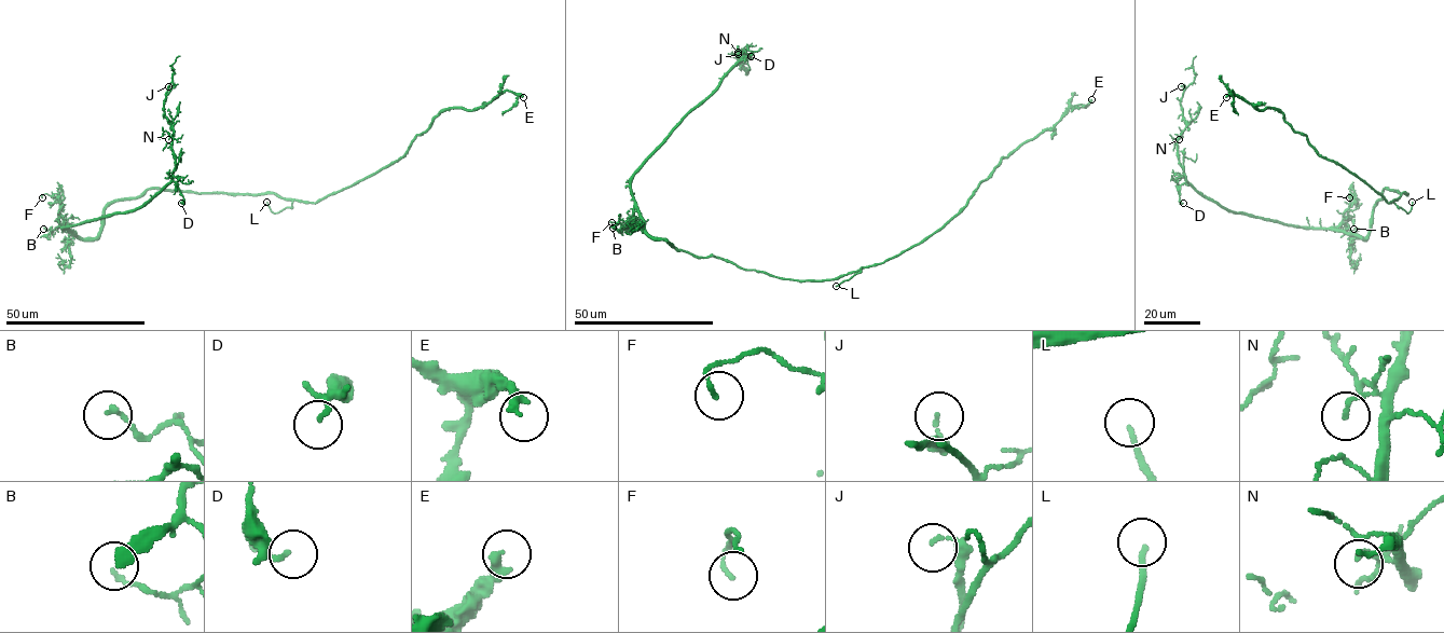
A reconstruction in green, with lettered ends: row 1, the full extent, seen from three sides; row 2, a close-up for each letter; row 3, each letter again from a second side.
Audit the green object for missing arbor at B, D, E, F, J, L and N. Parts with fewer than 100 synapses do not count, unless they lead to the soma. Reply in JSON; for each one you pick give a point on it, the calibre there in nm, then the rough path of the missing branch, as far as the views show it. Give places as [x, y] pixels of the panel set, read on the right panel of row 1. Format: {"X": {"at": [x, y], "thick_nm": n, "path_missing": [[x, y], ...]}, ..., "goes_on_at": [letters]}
{"L": {"at": [1412, 202], "thick_nm": 150}, "goes_on_at": ["L"]}

